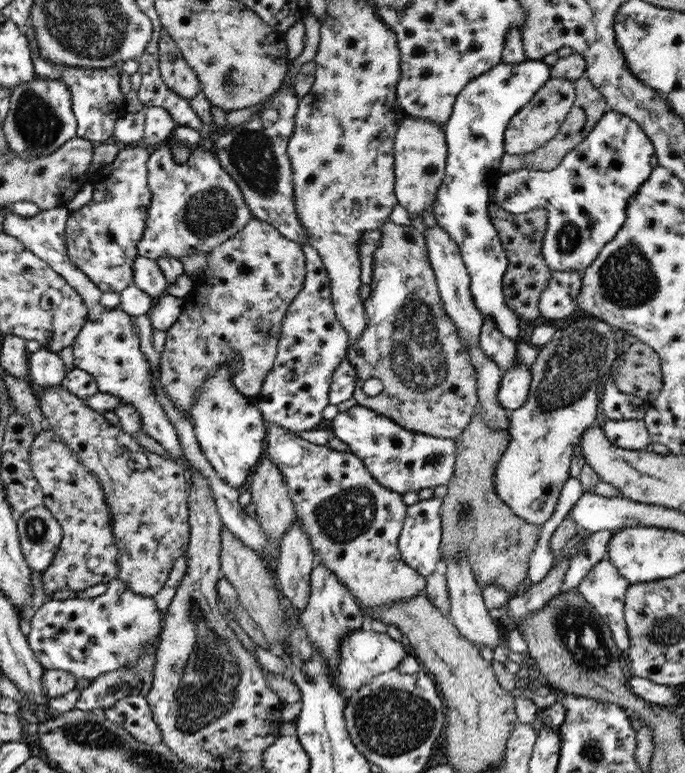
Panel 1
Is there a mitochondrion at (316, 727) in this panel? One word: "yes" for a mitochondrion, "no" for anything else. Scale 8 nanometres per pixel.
no

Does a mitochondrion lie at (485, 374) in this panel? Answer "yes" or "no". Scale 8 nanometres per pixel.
no

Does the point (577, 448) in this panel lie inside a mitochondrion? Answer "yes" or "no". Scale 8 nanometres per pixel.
no

